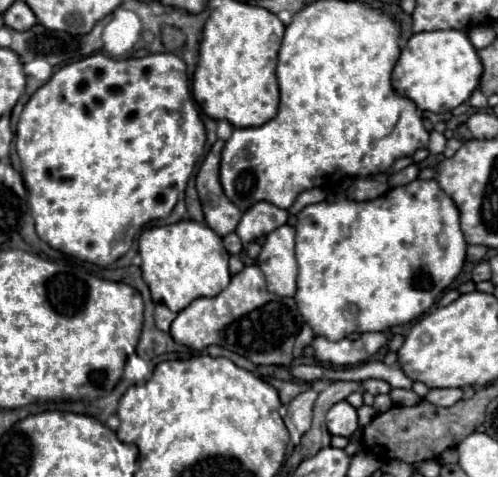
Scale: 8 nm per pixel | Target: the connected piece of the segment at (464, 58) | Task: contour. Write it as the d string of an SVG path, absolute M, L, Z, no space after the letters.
M428 31L410 37L400 53L392 71L392 87L398 95L404 95L416 103L422 111L446 113L468 101L478 89L482 77L480 57L464 31Z

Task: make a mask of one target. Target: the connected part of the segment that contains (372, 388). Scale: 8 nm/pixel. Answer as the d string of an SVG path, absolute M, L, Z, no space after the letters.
M368 379L368 381L362 383L362 387L364 387L364 391L368 391L368 393L372 393L372 395L390 393L390 389L392 389L392 387L390 387L386 381L382 381L382 379Z

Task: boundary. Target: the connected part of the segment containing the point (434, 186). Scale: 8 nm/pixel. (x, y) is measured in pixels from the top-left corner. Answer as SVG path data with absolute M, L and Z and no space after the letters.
M414 179L412 183L408 183L404 187L392 187L388 193L384 193L382 197L372 199L372 201L354 201L354 199L348 199L346 195L338 195L332 205L316 203L316 205L304 207L296 215L296 219L298 219L296 221L296 261L298 261L300 271L298 271L298 289L296 289L294 299L296 299L300 315L312 327L314 335L322 335L330 341L340 341L340 339L348 337L350 333L386 331L394 325L402 325L402 323L408 323L408 321L420 317L436 303L436 299L442 295L442 291L452 285L452 281L462 271L464 261L466 261L468 245L466 245L464 233L460 229L458 207L454 205L454 201L450 201L450 197L446 197L446 193L442 193L442 189L438 189L438 183L434 179Z

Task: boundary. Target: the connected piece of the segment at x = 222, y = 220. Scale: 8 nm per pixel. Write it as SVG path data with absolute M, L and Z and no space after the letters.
M218 139L208 151L196 177L196 189L198 189L202 209L204 209L206 225L210 225L210 229L214 229L220 237L232 233L242 217L242 211L224 195L222 185L220 185L222 147L224 147L224 141Z

